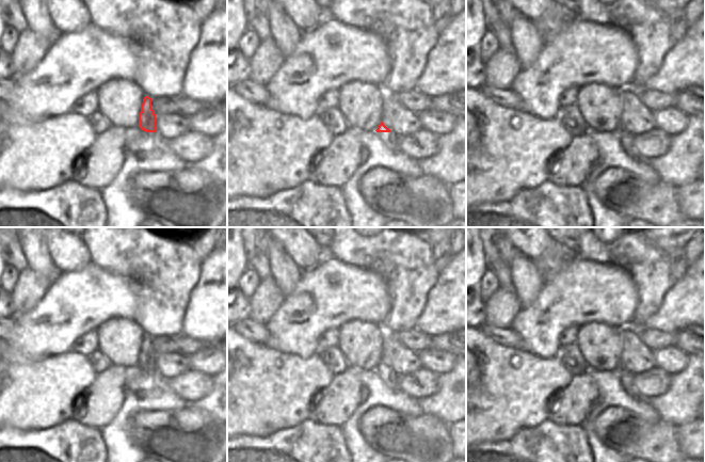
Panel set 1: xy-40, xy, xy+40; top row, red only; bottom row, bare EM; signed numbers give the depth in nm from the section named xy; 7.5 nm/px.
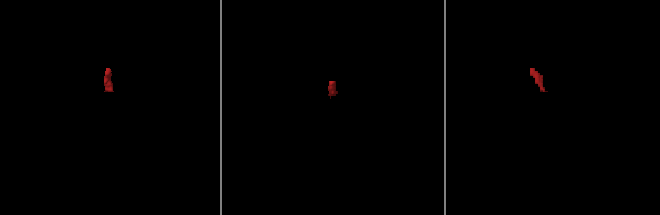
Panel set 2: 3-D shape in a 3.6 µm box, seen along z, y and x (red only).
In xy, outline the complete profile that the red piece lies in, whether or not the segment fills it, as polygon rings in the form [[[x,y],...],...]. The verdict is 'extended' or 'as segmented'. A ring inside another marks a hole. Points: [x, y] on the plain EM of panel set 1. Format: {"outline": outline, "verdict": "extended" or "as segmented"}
{"outline": [[[383,361],[380,362],[375,369],[380,372],[384,383],[391,391],[400,391],[399,387],[399,376],[395,373],[389,367],[387,367]]], "verdict": "extended"}

